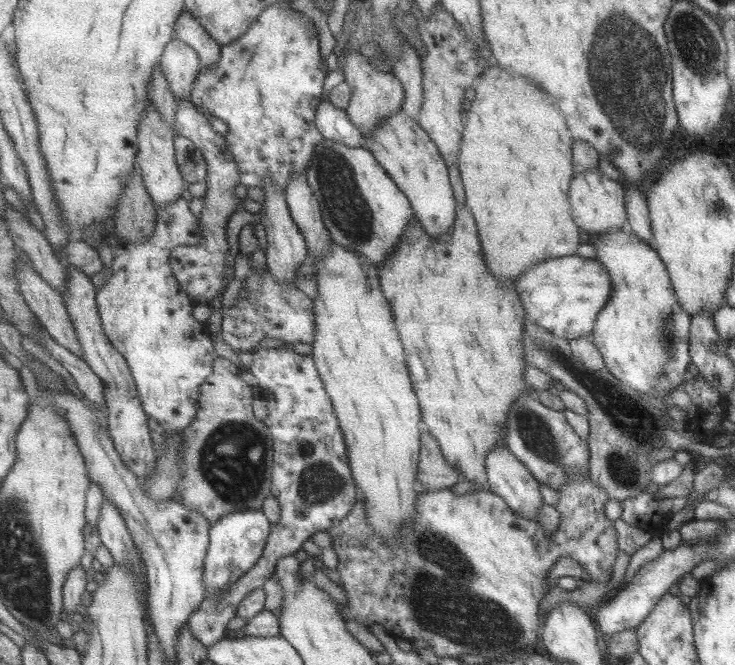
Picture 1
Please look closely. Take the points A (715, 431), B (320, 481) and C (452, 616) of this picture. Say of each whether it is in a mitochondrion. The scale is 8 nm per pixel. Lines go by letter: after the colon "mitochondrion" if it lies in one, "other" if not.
A: other
B: mitochondrion
C: mitochondrion

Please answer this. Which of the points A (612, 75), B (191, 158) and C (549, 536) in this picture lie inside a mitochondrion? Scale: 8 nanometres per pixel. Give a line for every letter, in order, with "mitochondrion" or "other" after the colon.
A: mitochondrion
B: mitochondrion
C: other

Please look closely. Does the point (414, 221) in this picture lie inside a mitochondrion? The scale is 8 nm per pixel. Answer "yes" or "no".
no

